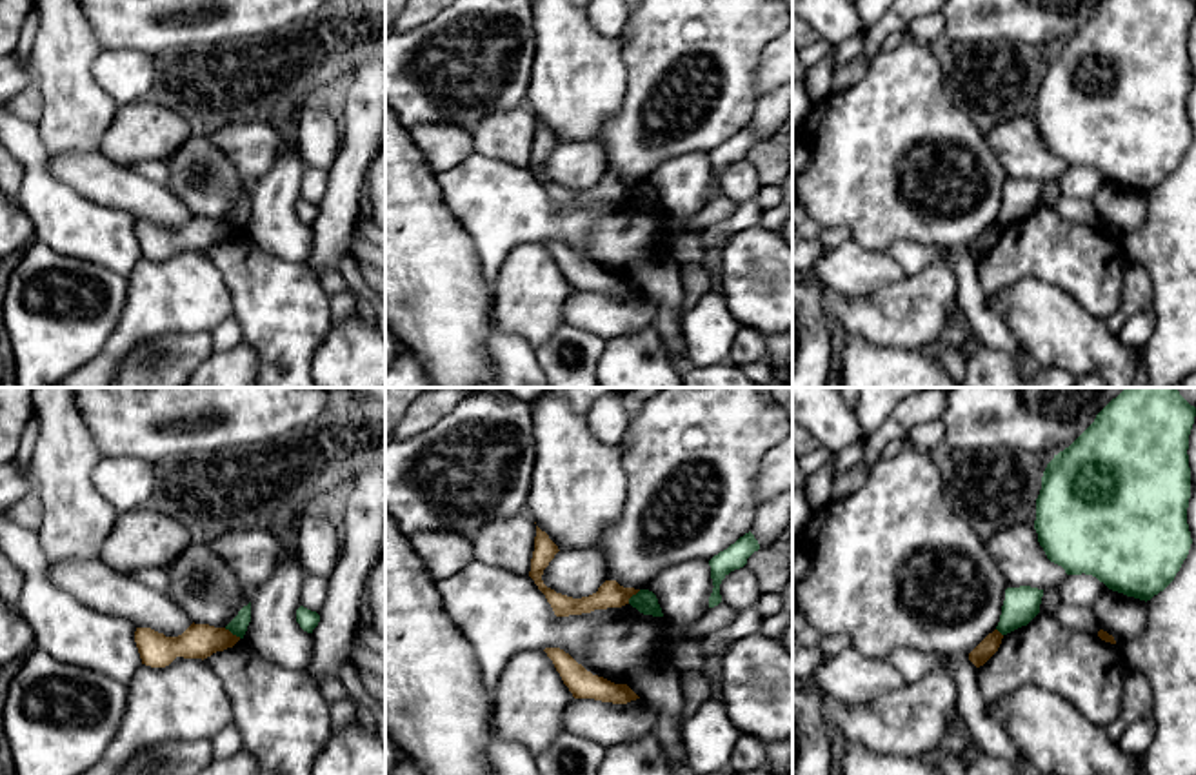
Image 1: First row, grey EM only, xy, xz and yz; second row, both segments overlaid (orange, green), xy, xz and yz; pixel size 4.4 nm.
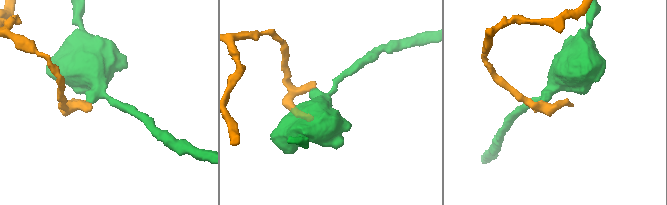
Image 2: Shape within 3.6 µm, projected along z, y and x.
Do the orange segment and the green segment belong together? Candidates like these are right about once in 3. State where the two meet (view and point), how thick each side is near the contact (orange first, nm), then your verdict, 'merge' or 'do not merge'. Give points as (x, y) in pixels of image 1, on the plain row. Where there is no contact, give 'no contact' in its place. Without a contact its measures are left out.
xy (231, 226) | 160/80 nm | do not merge

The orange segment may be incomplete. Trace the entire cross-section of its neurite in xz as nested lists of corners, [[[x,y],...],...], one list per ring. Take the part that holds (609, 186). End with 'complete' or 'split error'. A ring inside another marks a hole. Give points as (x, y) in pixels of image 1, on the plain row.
[[[536,118],[534,144],[531,151],[529,169],[538,182],[545,187],[556,209],[582,207],[594,202],[622,200],[629,196],[629,191],[640,182],[623,180],[616,173],[605,173],[596,186],[582,191],[573,191],[547,180],[542,173],[543,162],[558,146],[558,138],[549,131],[545,124]]] | complete

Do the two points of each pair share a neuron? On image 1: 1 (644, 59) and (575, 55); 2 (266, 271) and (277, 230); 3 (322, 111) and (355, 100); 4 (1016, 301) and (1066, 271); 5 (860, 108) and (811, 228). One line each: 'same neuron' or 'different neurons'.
1: different neurons
2: different neurons
3: different neurons
4: different neurons
5: different neurons

